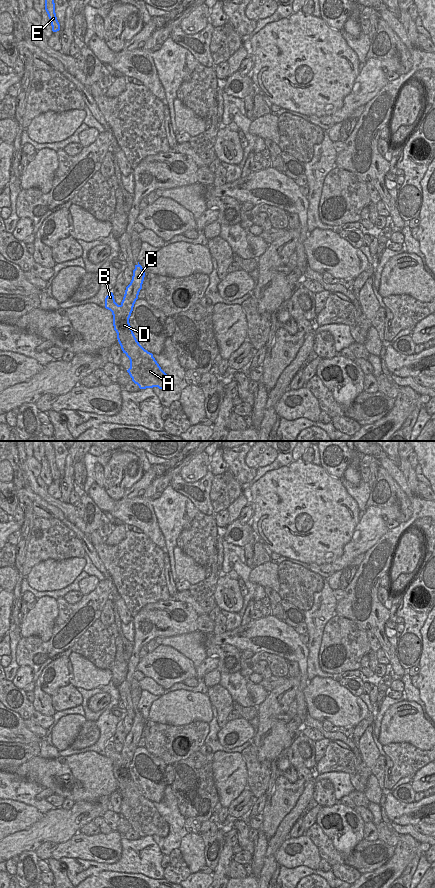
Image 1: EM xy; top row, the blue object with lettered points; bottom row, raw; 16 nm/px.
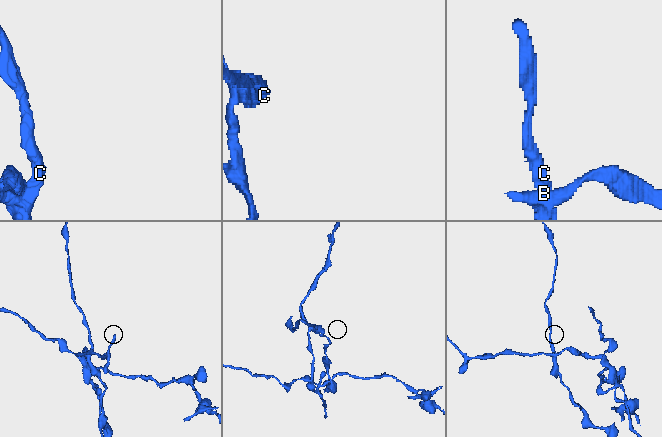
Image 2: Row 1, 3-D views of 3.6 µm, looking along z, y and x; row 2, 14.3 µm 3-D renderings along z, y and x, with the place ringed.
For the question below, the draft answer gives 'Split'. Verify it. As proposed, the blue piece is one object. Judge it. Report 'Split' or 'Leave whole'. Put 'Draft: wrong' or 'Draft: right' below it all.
Split.
Draft: right

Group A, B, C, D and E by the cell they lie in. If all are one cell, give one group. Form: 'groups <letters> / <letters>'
groups A C D E / B

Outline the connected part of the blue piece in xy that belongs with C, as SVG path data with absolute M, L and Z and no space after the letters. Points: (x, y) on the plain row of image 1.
M138 710L121 750L122 766L118 771L113 771L113 774L123 801L130 808L130 816L127 820L132 829L140 837L158 835L164 838L169 833L169 824L161 817L153 802L139 792L129 771L134 752L142 737L144 725L145 719Z

